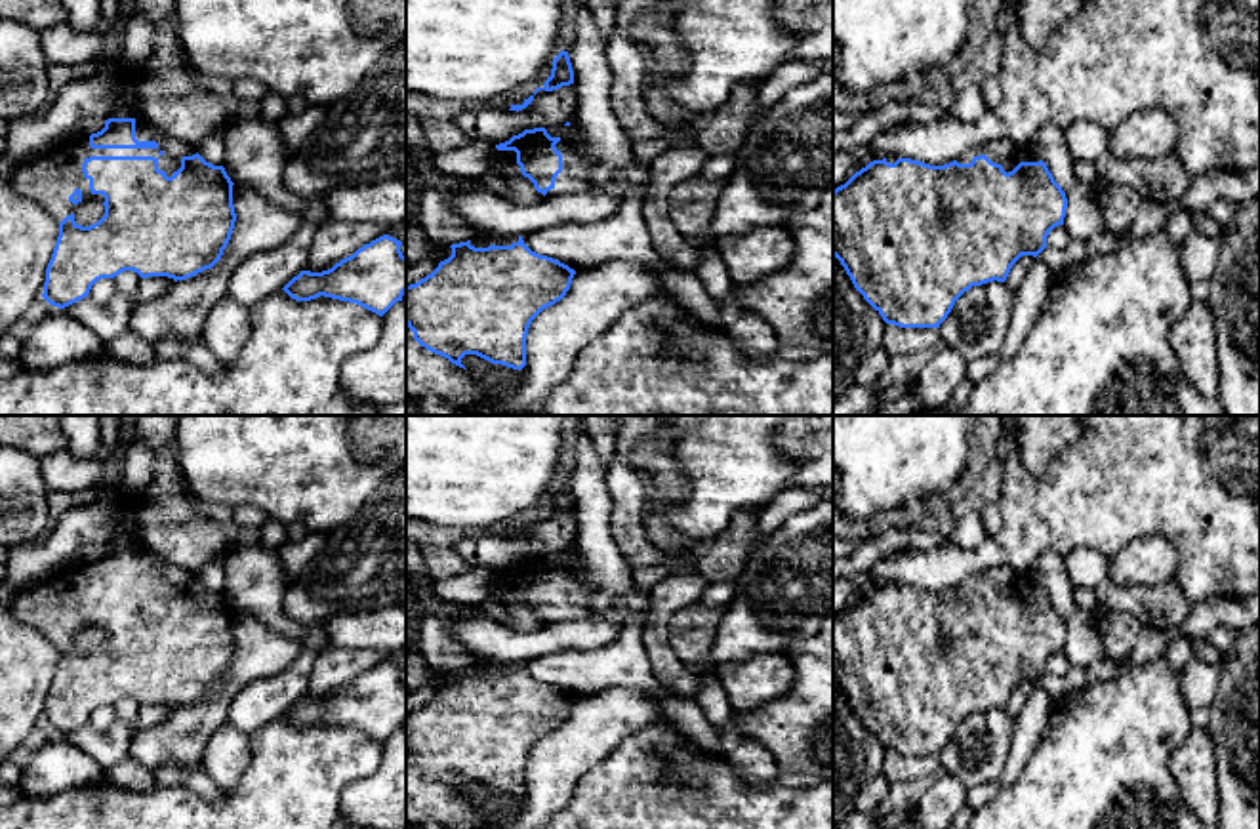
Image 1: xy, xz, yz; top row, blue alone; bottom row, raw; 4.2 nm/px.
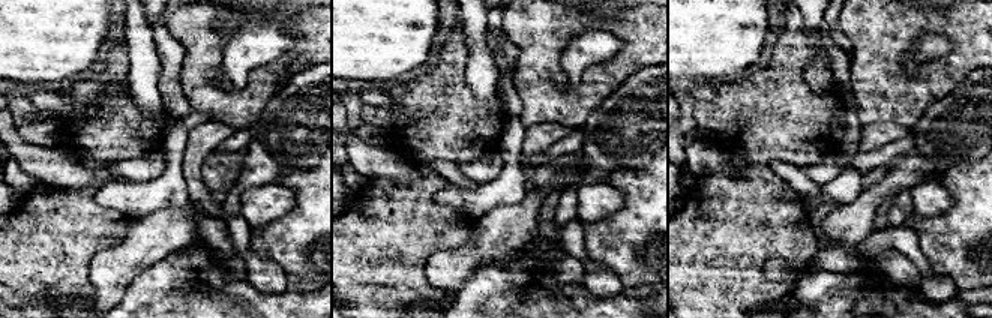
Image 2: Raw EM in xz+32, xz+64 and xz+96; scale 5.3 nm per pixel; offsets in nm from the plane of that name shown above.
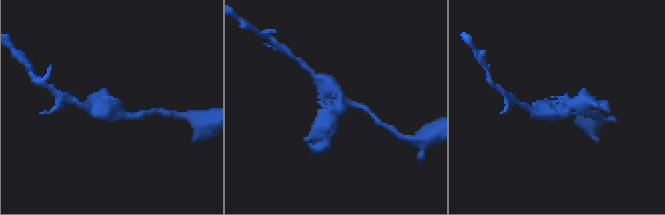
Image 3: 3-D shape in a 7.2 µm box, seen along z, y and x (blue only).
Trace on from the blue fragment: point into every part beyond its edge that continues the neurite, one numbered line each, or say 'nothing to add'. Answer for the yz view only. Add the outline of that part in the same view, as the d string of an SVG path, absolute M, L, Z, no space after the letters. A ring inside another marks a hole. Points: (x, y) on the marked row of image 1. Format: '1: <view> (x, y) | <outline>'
1: yz (1007, 153) | M1001 139L968 149L957 158L957 162L970 164L972 158L980 154L986 154L991 162L1001 164L1006 173L1012 172L1020 162L1041 160L1035 143L1014 143Z

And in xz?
1: xz (574, 178) | M576 118L568 126L545 128L551 137L560 141L555 145L562 154L562 172L555 179L555 187L545 196L576 194L591 191L593 156L587 149Z

